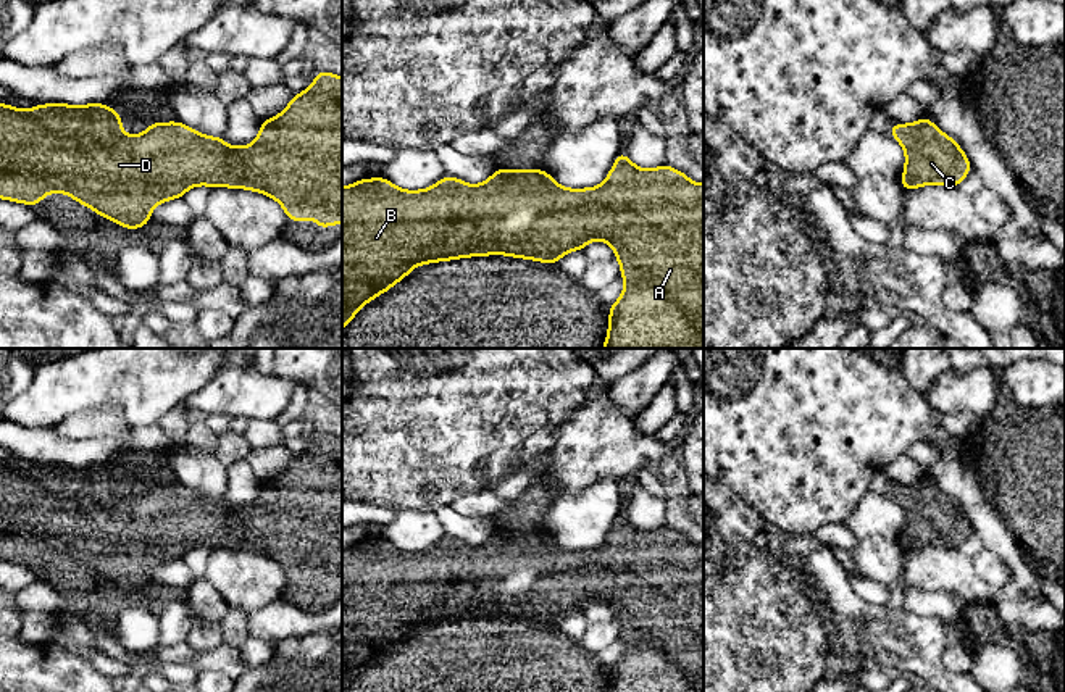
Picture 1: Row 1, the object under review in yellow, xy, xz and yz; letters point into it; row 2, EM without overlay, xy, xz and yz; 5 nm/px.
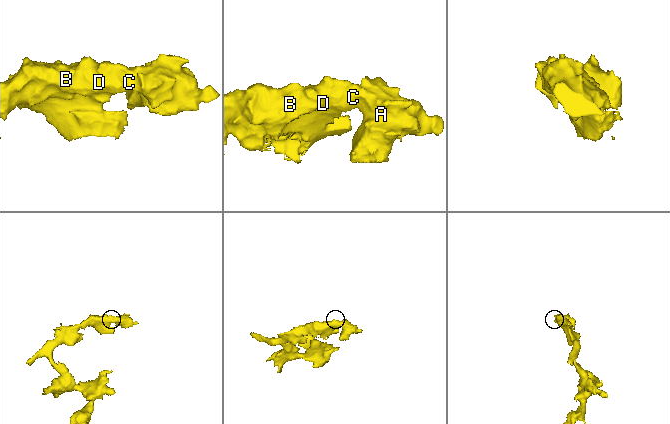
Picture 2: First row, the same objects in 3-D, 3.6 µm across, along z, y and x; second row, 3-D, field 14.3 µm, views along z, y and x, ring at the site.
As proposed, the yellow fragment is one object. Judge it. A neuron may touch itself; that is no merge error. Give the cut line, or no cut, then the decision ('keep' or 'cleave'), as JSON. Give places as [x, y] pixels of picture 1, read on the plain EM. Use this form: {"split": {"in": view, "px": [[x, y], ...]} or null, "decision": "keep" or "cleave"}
{"split": null, "decision": "keep"}

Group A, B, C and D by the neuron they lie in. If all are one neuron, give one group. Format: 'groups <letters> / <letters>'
groups A B C D

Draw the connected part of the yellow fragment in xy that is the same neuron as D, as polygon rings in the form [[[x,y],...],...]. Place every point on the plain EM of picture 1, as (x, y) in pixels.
[[[318,432],[313,445],[307,452],[292,456],[284,473],[274,479],[261,482],[260,495],[255,503],[245,508],[229,508],[223,498],[203,497],[179,482],[150,484],[144,495],[126,497],[123,494],[121,474],[103,465],[87,465],[84,468],[66,465],[37,465],[31,473],[15,469],[8,465],[0,465],[0,560],[37,568],[45,557],[52,553],[63,553],[74,563],[79,563],[92,573],[102,576],[105,581],[121,586],[124,590],[137,592],[150,584],[150,573],[158,565],[182,560],[182,557],[194,547],[247,550],[266,555],[286,571],[289,582],[310,582],[316,577],[316,589],[320,592],[326,590],[329,586],[342,586],[342,439],[329,432]]]

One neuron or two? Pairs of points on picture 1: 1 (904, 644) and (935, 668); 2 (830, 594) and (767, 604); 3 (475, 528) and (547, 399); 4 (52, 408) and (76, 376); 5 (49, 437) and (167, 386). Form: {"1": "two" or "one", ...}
{"1": "one", "2": "two", "3": "two", "4": "one", "5": "two"}

